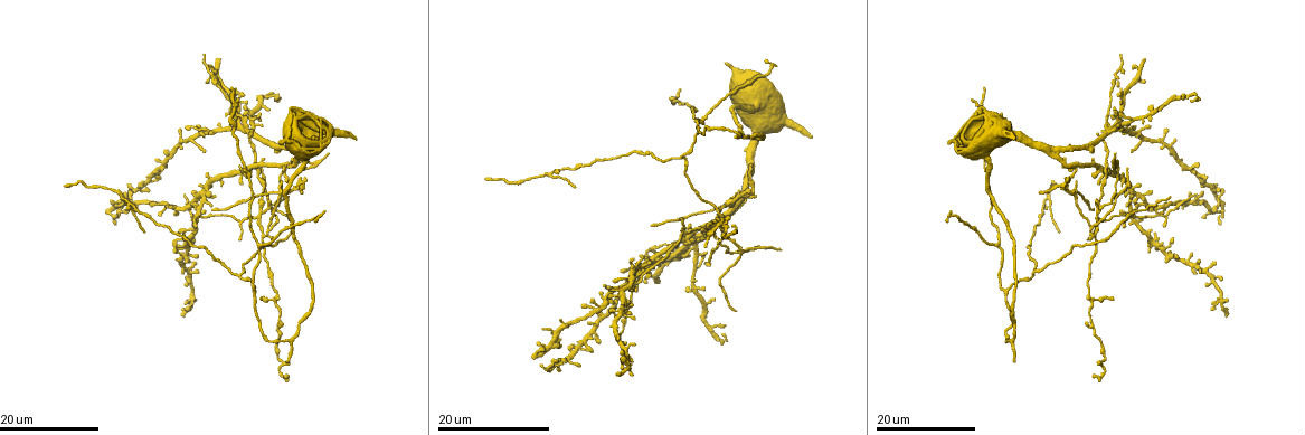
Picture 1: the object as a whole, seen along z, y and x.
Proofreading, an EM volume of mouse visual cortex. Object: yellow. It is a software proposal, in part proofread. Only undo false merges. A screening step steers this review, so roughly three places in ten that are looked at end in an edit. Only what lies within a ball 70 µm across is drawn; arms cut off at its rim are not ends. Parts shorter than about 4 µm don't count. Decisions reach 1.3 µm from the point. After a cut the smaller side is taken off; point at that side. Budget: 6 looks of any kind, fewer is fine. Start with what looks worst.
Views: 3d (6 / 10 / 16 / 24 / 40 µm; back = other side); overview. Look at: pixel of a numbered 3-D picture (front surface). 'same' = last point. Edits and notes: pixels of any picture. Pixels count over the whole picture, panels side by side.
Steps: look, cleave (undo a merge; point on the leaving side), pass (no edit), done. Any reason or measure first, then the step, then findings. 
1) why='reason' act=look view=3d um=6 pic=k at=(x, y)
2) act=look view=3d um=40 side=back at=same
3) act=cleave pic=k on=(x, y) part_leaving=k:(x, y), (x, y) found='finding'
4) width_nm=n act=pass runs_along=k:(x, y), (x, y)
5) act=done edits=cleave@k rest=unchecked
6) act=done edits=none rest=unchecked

why='three arms meet' act=look view=3d um=16 pic=1 at=(1099, 214)

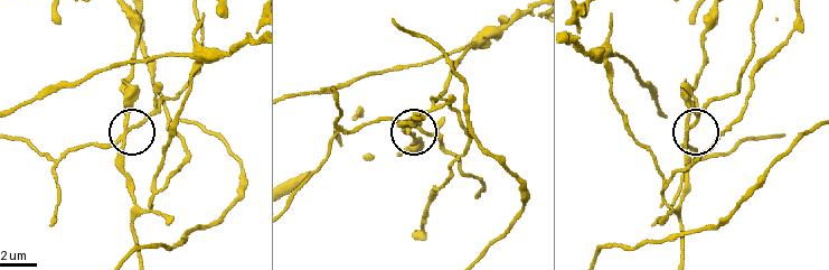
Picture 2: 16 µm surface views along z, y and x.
act=look view=3d um=10 pic=2 at=(688, 128)

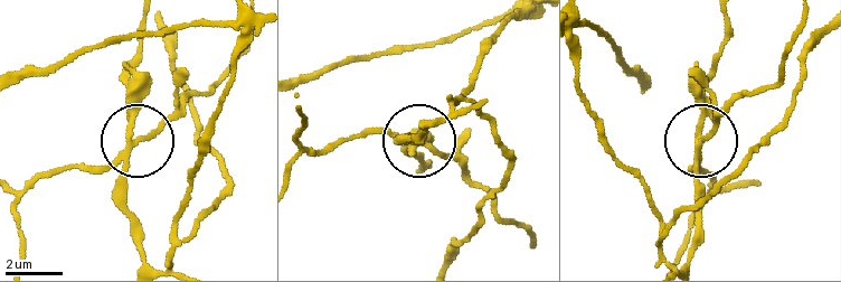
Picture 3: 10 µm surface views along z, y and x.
width_nm=180 act=cleave pic=3 on=(83, 166) part_leaving=3:(125, 150), (20, 190) found='a second neuron is stuck on'

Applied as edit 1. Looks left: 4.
why='see it whole again' act=look view=overview

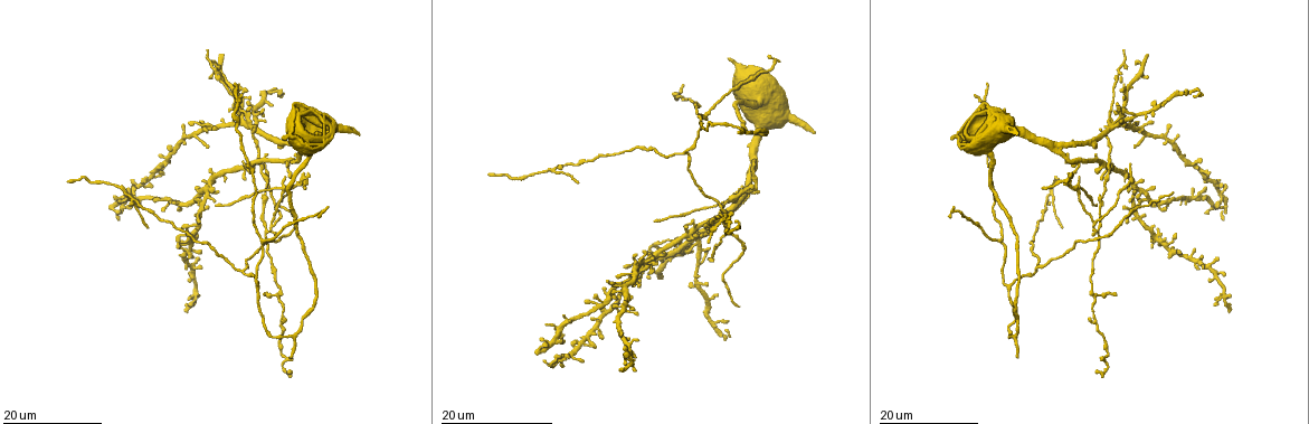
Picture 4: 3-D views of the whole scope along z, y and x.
why='three-way junction' act=look view=3d um=24 pic=4 at=(123, 195)

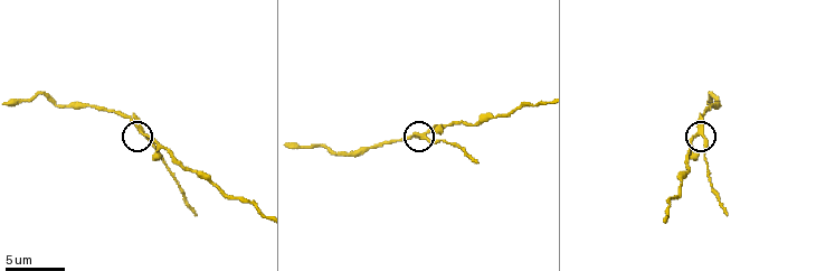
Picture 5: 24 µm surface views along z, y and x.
act=look view=3d um=10 pic=5 at=(426, 136)

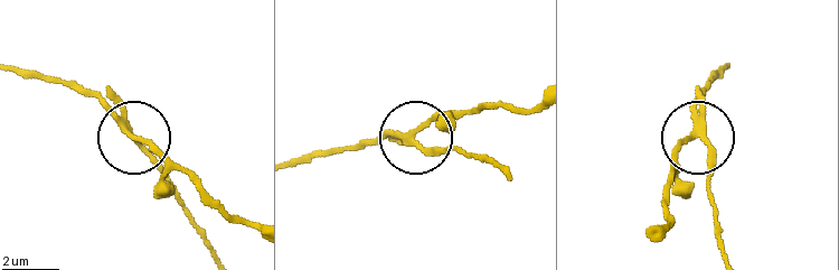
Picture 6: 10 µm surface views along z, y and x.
act=cleave pic=6 on=(106, 85) part_leaving=6:(123, 122), (211, 257) found='a second neuron is stuck on'

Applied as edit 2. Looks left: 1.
act=done edits=cleave@3,cleave@6 rest=unchecked

